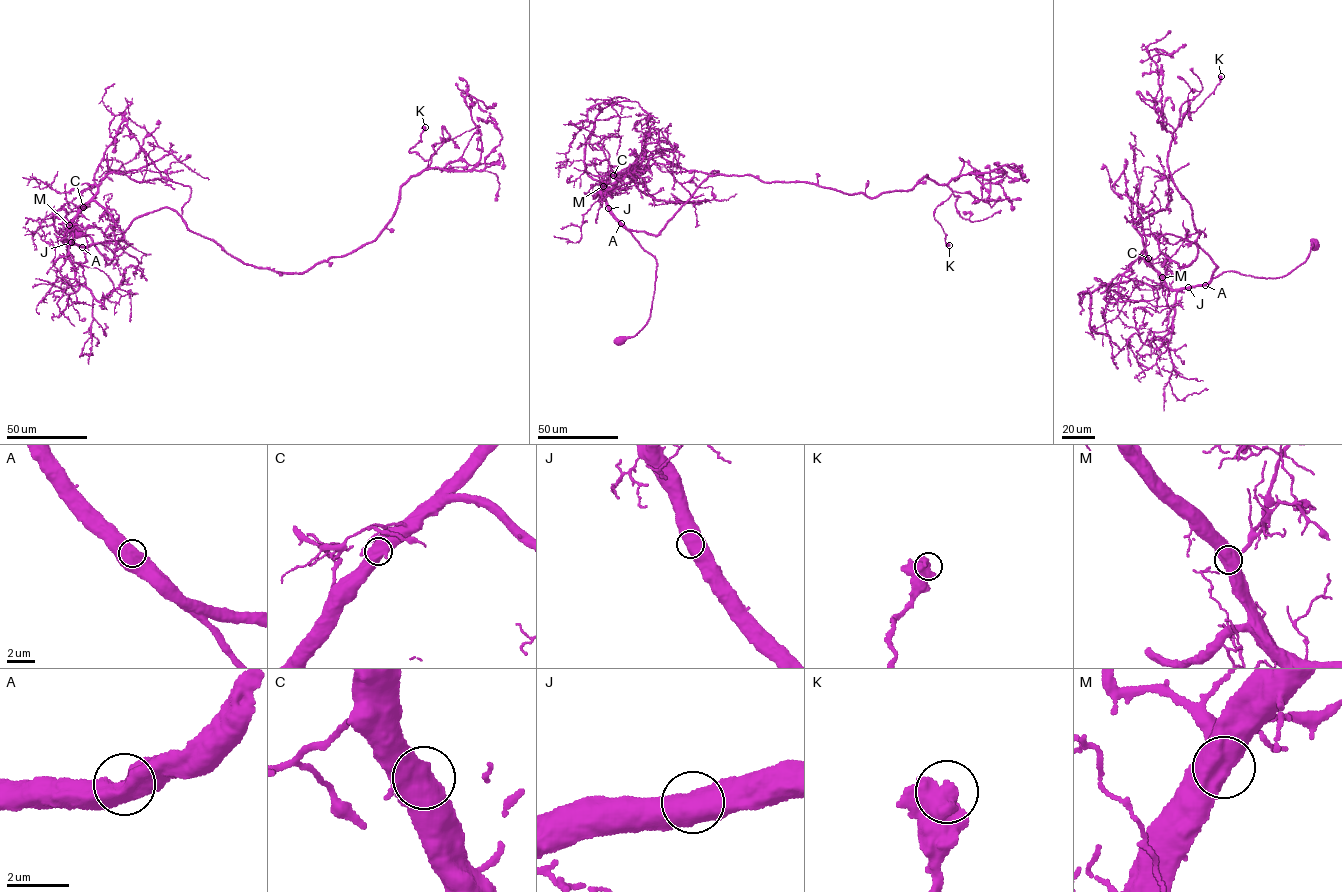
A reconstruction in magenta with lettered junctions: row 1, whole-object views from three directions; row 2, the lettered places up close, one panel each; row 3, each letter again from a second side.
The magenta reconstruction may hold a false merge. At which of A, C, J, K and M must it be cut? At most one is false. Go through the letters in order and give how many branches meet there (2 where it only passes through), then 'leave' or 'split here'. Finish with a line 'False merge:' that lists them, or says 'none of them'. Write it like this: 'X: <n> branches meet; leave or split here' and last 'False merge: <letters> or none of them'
A: 1 branches meet; leave
C: 1 branches meet; leave
J: 1 branches meet; leave
K: 1 branches meet; leave
M: 1 branches meet; leave
False merge: none of them

